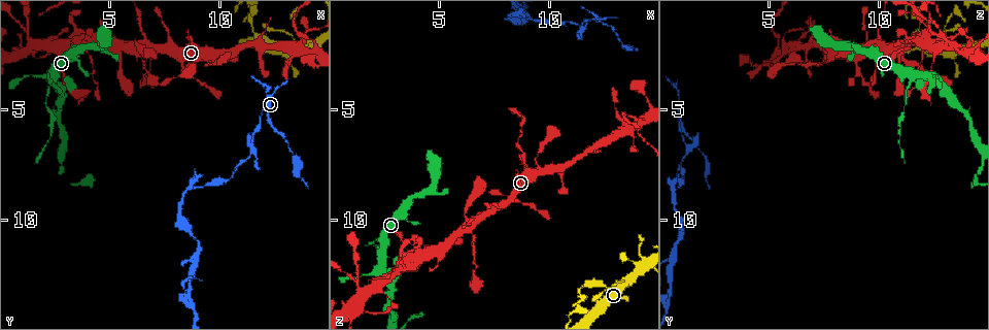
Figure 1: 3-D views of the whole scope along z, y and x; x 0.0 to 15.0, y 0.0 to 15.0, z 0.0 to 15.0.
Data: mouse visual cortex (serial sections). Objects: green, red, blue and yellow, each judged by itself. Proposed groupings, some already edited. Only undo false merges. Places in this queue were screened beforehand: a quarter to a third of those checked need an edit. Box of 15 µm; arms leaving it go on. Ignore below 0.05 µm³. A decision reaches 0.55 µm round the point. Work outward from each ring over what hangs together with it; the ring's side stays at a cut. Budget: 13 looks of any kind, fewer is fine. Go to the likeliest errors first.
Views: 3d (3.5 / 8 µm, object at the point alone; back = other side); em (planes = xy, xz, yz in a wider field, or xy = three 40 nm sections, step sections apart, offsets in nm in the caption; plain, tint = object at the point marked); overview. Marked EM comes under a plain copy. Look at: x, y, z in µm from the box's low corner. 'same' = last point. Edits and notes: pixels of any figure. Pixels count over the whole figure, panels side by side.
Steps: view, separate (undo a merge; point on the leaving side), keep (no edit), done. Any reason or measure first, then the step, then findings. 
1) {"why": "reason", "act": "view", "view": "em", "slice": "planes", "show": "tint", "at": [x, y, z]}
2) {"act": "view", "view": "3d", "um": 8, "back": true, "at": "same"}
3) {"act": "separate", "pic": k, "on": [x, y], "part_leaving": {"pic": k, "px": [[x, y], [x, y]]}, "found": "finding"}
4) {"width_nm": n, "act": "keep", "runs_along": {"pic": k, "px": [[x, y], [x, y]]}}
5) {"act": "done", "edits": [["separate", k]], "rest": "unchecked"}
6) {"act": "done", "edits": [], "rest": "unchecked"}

{"why": "a narrow waist", "act": "view", "view": "em", "slice": "xy", "step": 2, "show": "tint", "at": [6.6, 2.0, 10.0]}

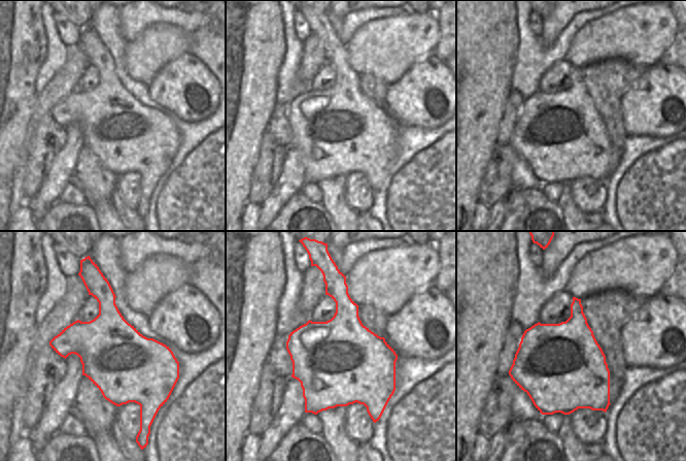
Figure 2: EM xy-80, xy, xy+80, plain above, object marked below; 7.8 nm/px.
{"act": "view", "view": "3d", "um": 3.5, "at": "same"}

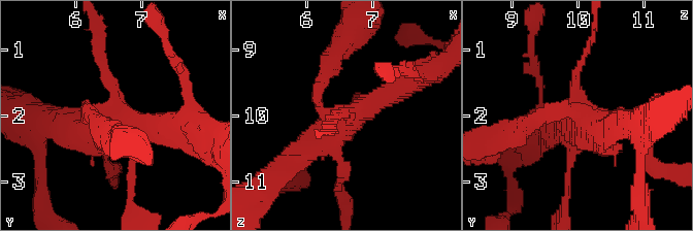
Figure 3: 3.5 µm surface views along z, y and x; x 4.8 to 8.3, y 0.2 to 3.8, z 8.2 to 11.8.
{"act": "keep", "runs_along": {"pic": 3, "px": [[413, 79], [374, 100], [295, 156]]}, "found": "all the same cell"}

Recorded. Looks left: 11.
{"why": "thin arm on a thick one", "act": "view", "view": "3d", "um": 8, "at": [3.5, 1.7, 12.1]}

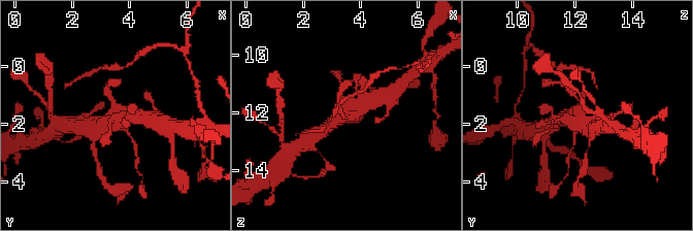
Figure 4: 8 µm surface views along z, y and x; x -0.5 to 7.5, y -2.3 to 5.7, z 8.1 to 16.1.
{"act": "view", "view": "3d", "um": 3.5, "back": true, "at": [3.5, 1.8, 12.1]}

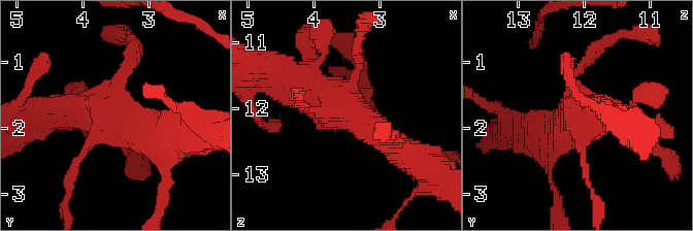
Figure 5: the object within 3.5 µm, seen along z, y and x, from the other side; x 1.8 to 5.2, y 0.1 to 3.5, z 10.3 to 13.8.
{"act": "keep", "runs_along": {"pic": 5, "px": [[281, 73], [316, 84], [395, 146]]}, "found": "all the same cell"}

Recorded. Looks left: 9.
{"why": "arms part here", "act": "view", "view": "3d", "um": 3.5, "at": [11.7, 2.1, 6.9]}

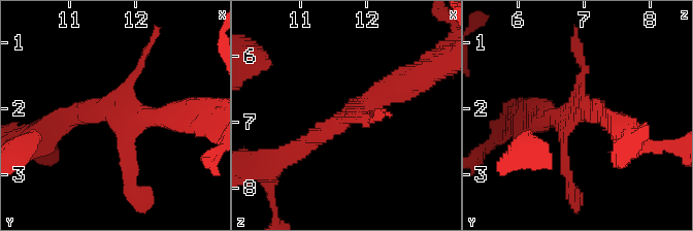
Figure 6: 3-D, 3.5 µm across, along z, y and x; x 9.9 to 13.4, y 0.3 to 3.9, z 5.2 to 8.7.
{"act": "view", "view": "em", "slice": "xy", "step": 2, "show": "tint", "at": [11.75, 2.05, 6.85]}

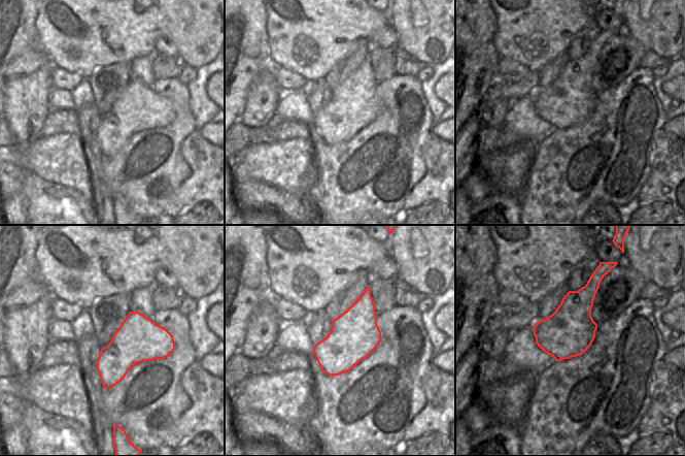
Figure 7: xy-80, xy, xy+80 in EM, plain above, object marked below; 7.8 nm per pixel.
{"act": "keep", "runs_along": {"pic": 6, "px": [[292, 155], [387, 89], [408, 84]]}, "found": "one cell here"}

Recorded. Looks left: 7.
{"why": "calibre changes", "act": "view", "view": "3d", "um": 8, "at": [13.3, 2.4, 5.7]}

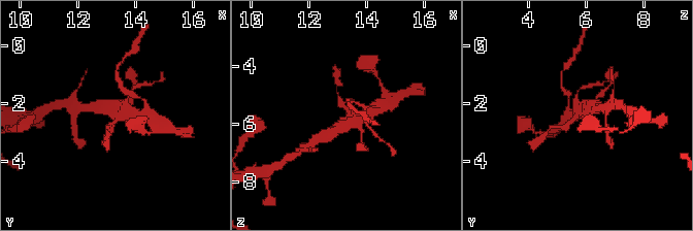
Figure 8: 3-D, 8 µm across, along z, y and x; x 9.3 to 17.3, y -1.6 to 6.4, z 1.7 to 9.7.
{"why": "zoom in", "act": "view", "view": "3d", "um": 3.5, "at": [13.4, 2.5, 5.6]}

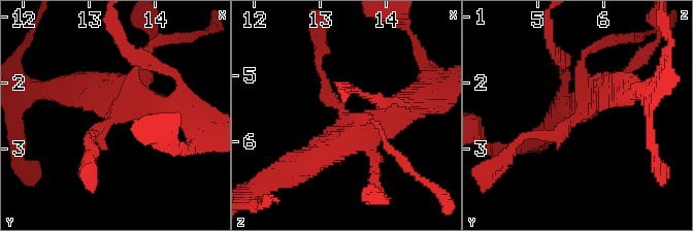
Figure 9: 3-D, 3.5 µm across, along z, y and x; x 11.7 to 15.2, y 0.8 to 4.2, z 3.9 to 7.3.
{"why": "need the tissue", "act": "view", "view": "em", "slice": "xy", "step": 3, "show": "tint", "at": [13.40, 2.50, 5.65]}

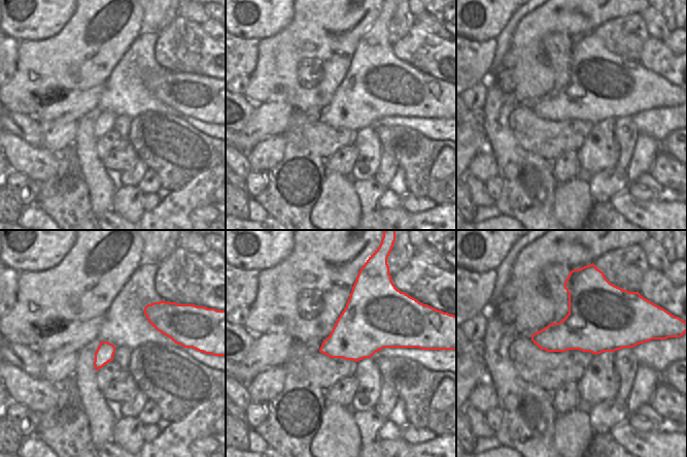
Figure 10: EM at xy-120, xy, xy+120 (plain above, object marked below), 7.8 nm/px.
{"act": "keep", "runs_along": {"pic": 9, "px": [[613, 88], [560, 132], [528, 135]]}, "found": "all the same cell"}

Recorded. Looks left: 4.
{"why": "thick turns thin", "act": "view", "view": "3d", "um": 3.5, "at": [11.6, 1.5, 13.0]}

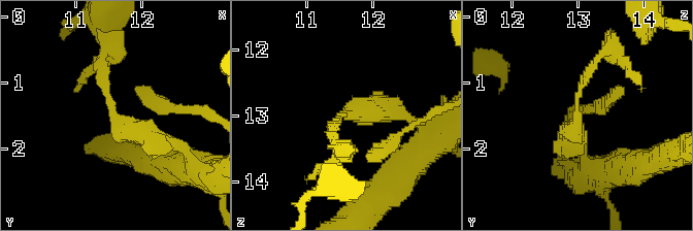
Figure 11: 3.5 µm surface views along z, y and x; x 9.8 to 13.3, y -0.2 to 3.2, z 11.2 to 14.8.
{"arm_widths_nm": [150, 300], "why": "now the EM", "act": "view", "view": "em", "slice": "xy", "step": 5, "show": "tint", "at": [11.55, 1.50, 13.00]}

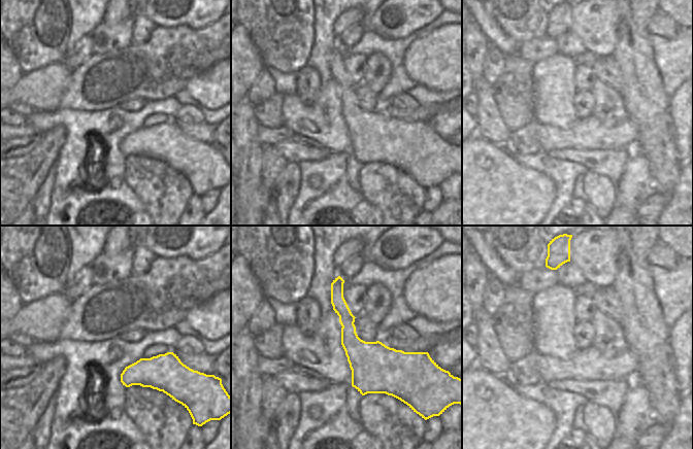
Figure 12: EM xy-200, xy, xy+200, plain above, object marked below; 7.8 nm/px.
{"act": "separate", "pic": 11, "on": [104, 71], "part_leaving": {"pic": 11, "px": [[114, 103], [102, 77], [108, 50], [92, 68]]}, "found": "two cells meet here"}

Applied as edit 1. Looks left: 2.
{"act": "done", "edits": [["separate", 11]], "rest": "unchecked"}

